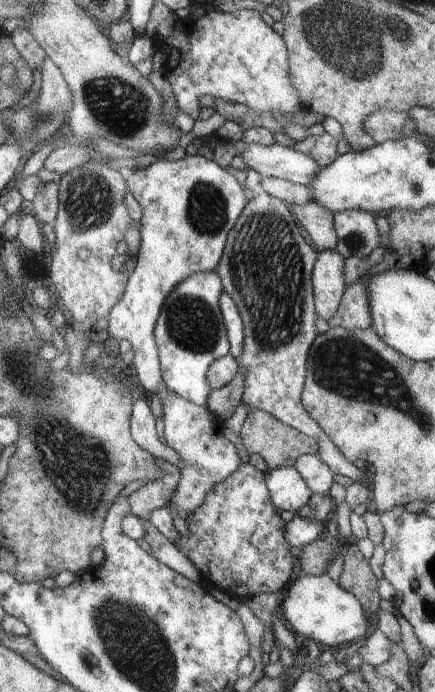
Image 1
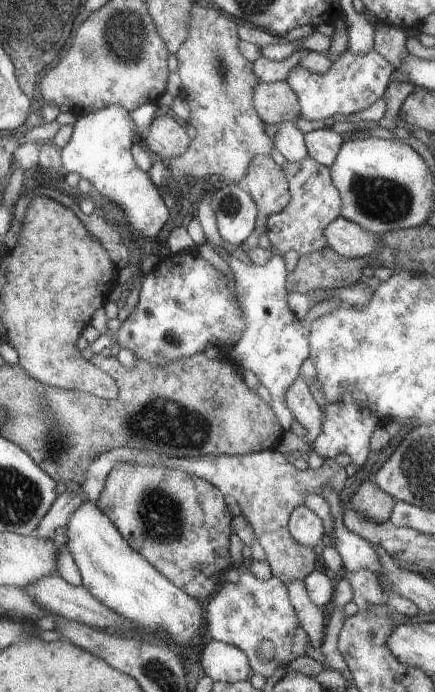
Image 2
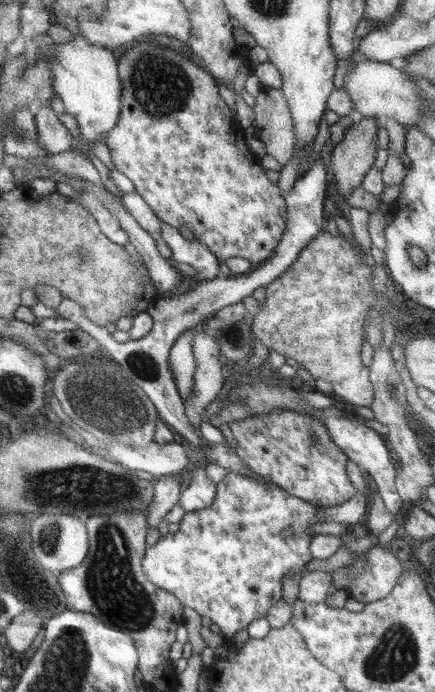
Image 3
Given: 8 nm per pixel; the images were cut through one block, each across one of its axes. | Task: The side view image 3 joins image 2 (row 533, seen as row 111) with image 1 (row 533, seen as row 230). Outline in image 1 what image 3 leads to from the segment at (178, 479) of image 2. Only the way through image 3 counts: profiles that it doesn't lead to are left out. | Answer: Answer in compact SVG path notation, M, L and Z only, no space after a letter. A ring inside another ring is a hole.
M242 463L228 479L219 483L205 502L186 518L190 536L179 534L174 544L198 567L202 576L214 586L234 598L252 598L257 594L278 592L284 589L294 572L294 558L288 556L288 540L284 540L285 524L278 516L266 482L266 474L253 464Z

